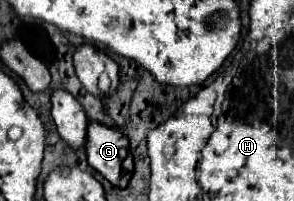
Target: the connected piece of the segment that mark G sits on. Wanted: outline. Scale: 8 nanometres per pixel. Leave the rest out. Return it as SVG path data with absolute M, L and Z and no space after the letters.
M89 124L85 150L89 166L103 174L103 178L111 184L119 184L121 170L133 164L129 140L117 128L101 128L101 124Z

